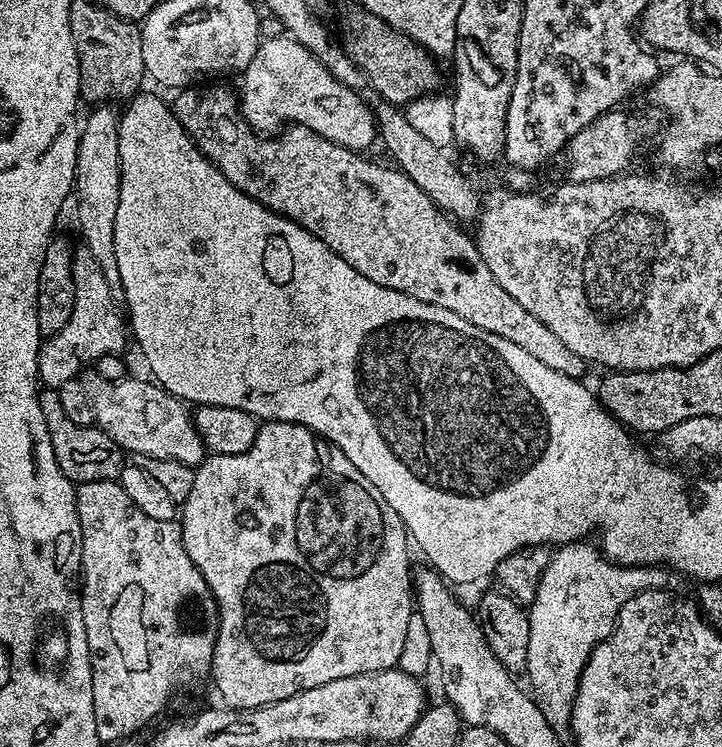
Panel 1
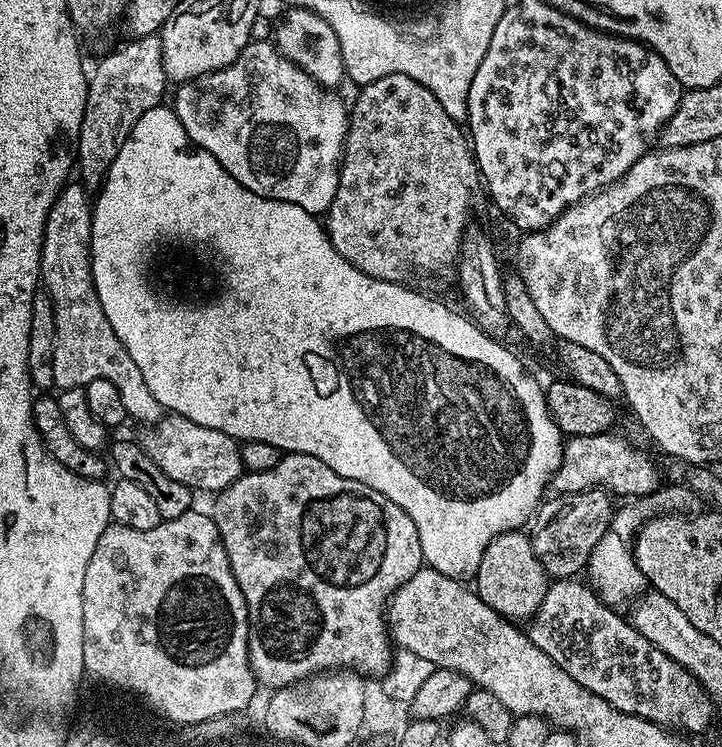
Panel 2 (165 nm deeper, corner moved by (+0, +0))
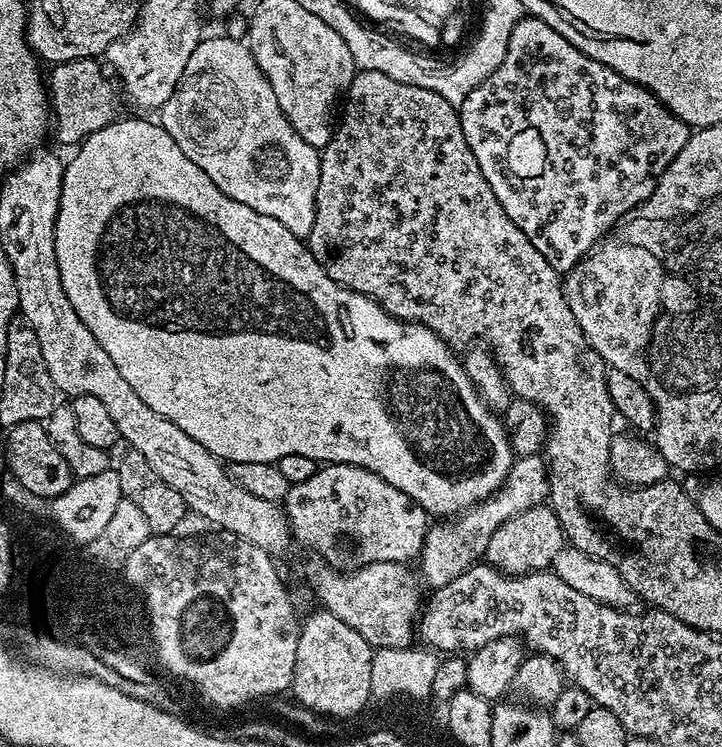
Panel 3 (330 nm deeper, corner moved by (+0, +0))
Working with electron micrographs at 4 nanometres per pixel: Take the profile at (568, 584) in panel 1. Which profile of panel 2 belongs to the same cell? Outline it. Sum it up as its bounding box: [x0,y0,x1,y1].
[586,483,698,606]

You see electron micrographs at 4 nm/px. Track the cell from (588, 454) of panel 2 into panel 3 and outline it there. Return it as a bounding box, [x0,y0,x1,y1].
[418,454,548,590]

